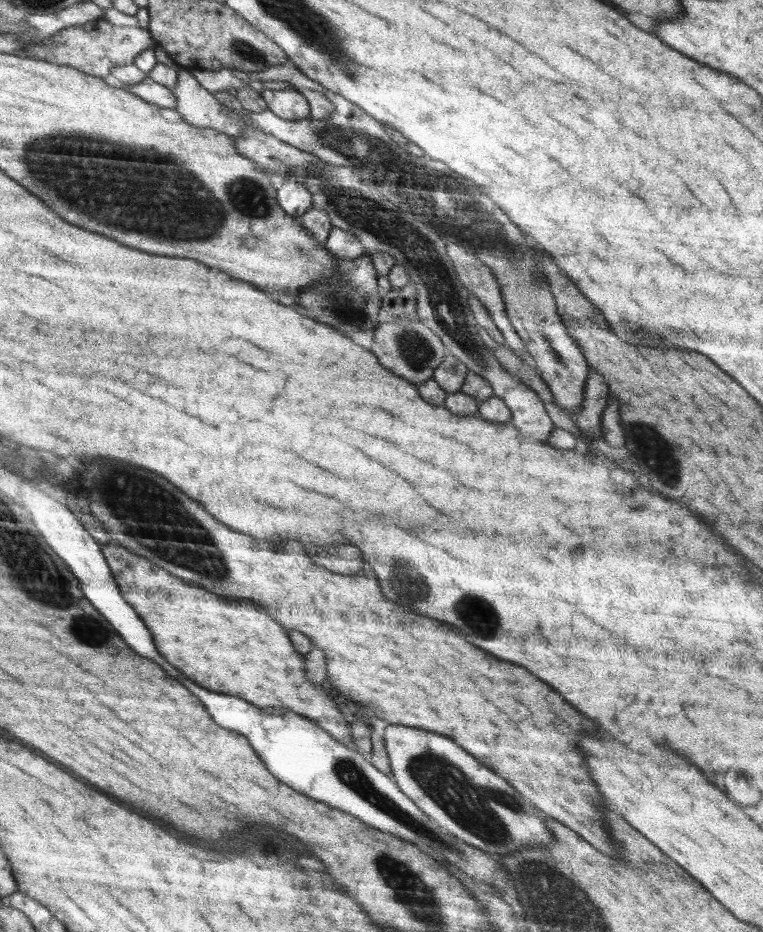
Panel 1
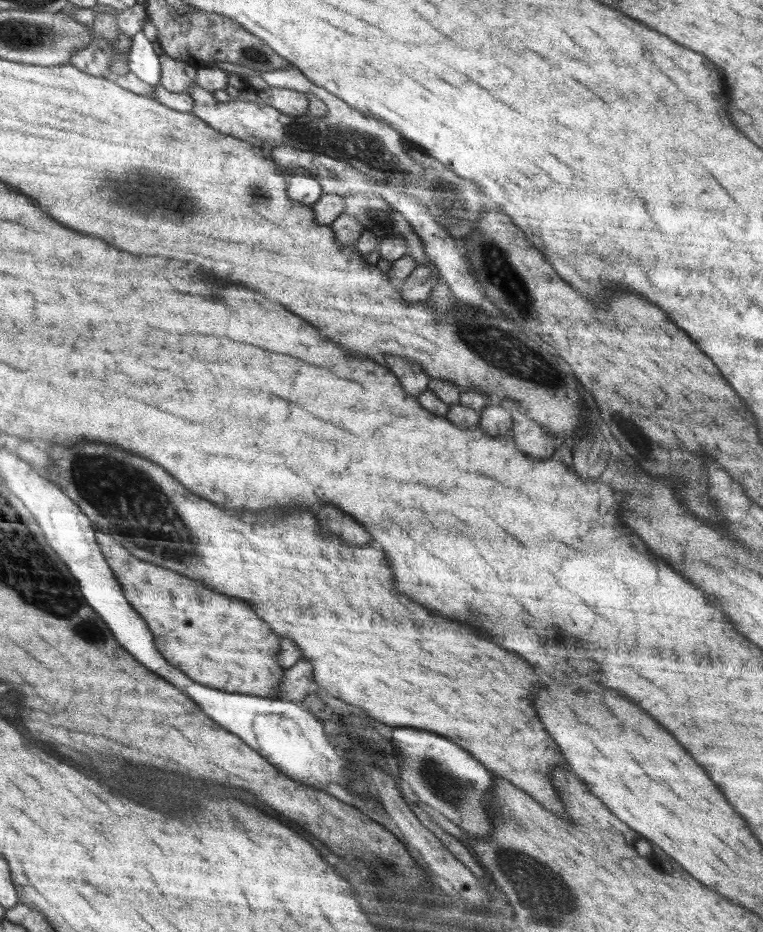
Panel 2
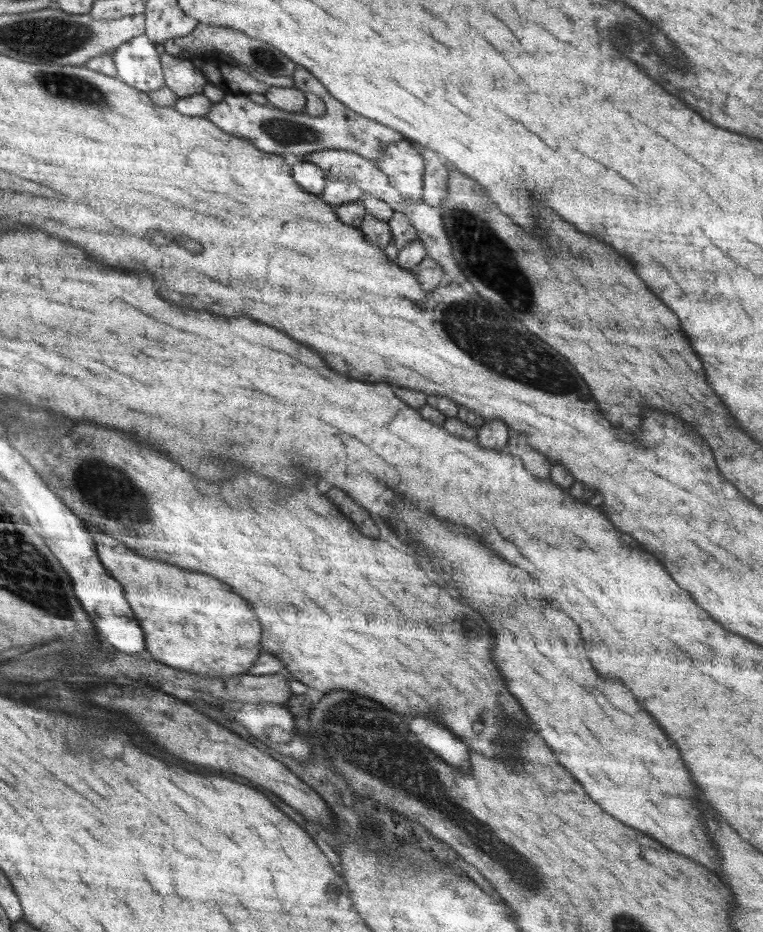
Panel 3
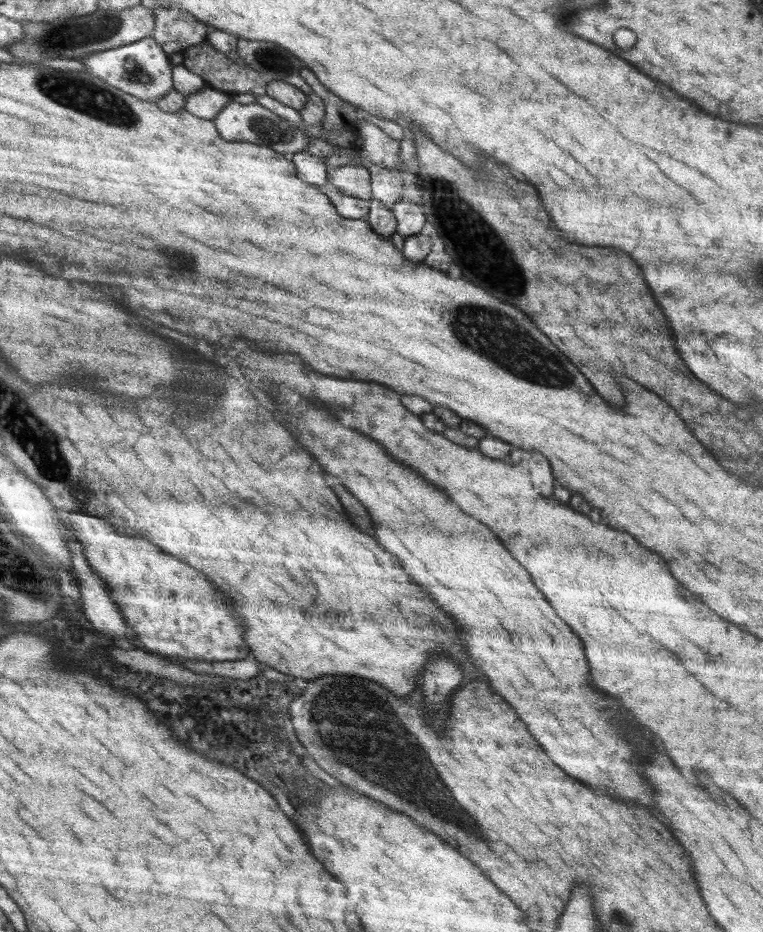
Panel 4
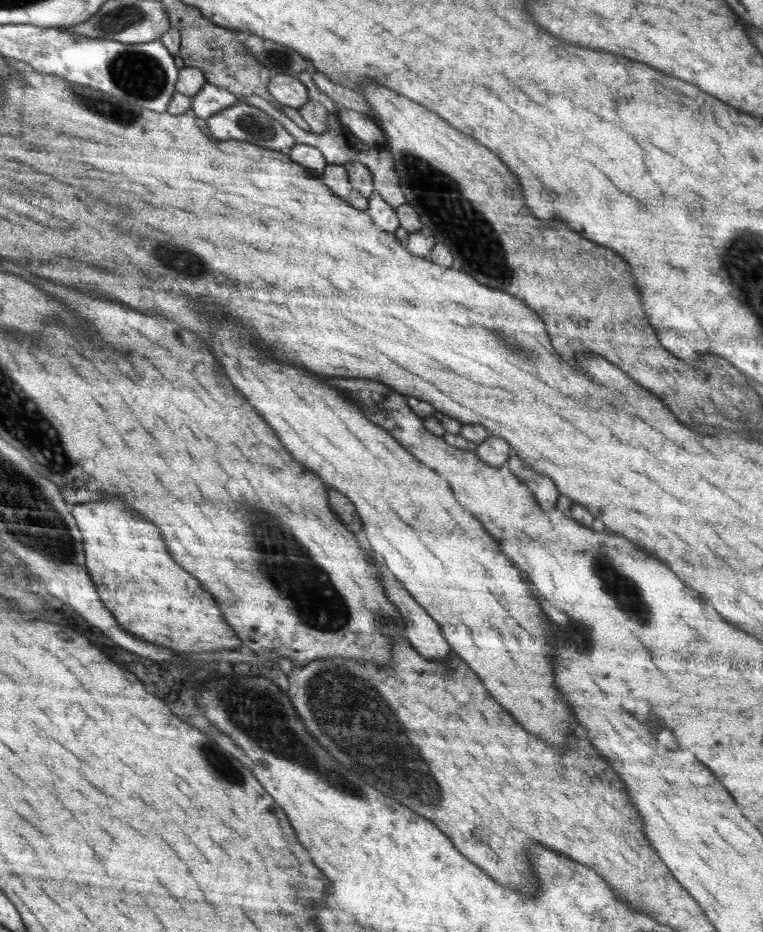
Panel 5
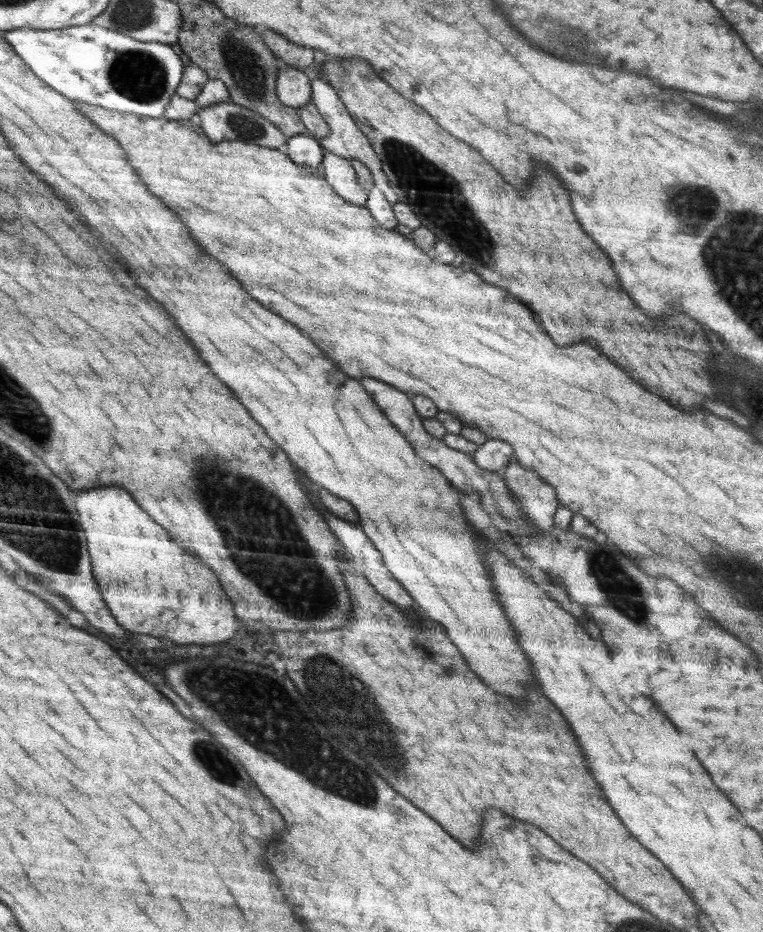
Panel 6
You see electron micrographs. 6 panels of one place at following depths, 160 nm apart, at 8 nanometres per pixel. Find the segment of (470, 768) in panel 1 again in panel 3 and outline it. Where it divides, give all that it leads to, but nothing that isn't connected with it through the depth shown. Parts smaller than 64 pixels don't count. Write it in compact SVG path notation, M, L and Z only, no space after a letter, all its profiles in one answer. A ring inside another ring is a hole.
M414 718L408 726L410 732L416 734L416 738L446 764L454 766L456 770L470 770L468 746L462 744L452 732L432 722L430 718Z

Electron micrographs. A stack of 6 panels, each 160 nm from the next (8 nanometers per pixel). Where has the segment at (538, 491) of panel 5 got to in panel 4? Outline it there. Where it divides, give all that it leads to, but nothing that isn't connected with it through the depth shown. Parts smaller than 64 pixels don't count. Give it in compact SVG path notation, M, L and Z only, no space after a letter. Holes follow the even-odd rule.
M514 450L508 460L512 464L524 464L532 476L532 484L544 494L552 494L554 490L554 476L550 472L550 464L546 462L546 458L542 458L542 454L538 452L530 452L530 450Z

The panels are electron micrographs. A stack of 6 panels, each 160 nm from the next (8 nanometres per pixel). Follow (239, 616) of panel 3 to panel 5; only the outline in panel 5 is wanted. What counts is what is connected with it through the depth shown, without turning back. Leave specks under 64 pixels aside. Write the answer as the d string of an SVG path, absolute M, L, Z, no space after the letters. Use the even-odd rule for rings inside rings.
M122 500L75 505L73 517L84 538L86 566L101 601L132 634L180 652L218 652L240 646L214 598L182 570L166 550L160 530L132 514ZM212 636L212 638L192 638Z

